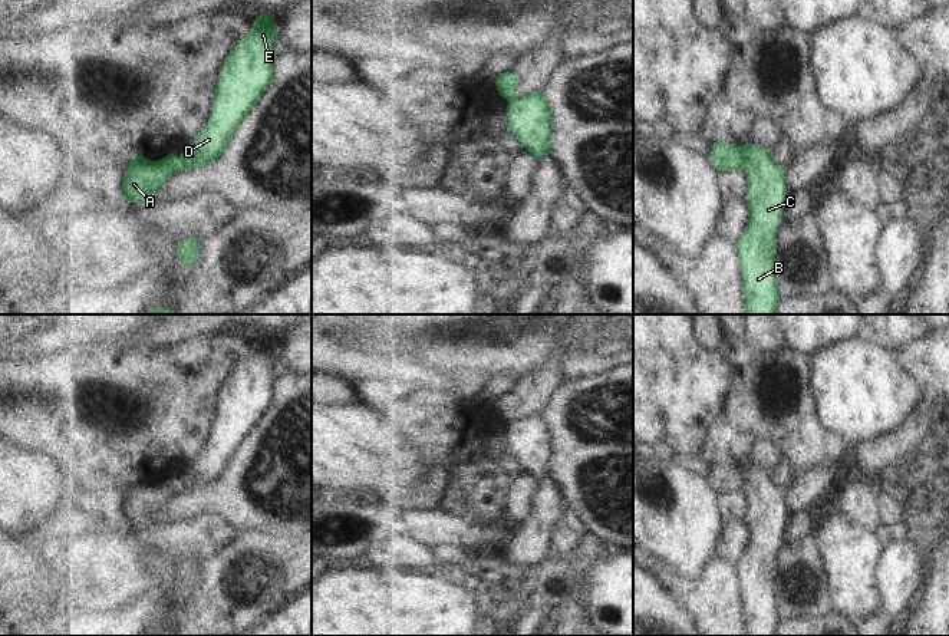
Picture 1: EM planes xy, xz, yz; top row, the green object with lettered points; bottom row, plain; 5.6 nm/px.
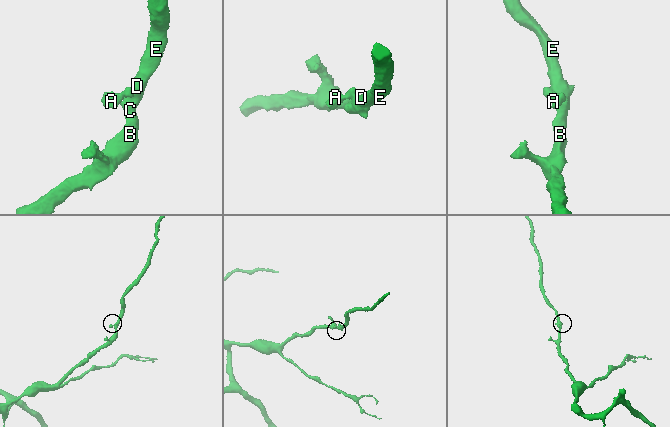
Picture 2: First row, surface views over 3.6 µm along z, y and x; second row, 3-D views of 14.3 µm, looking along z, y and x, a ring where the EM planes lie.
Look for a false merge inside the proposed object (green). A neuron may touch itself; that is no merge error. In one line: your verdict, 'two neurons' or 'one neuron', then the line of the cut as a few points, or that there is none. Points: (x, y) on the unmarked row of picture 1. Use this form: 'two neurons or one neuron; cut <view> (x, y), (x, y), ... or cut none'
two neurons; cut yz (738, 468), (741, 490)

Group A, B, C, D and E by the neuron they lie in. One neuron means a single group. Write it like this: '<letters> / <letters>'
A / B C D E

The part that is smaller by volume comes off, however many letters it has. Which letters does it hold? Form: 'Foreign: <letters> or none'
Foreign: A

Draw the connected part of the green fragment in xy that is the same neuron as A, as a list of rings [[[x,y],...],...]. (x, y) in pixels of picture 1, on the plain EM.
[[[187,469],[182,475],[168,475],[162,481],[151,482],[142,477],[131,481],[122,500],[122,518],[128,524],[149,525],[156,511],[174,495],[192,491],[197,481]]]

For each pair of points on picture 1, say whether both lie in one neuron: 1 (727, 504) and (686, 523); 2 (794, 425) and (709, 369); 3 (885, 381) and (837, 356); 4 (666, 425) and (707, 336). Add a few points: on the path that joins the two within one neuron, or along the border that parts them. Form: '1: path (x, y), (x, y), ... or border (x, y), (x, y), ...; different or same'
1: border (718, 494), (718, 511), (725, 523); different
2: border (718, 352), (731, 382), (728, 401), (721, 412); different
3: path (873, 381), (862, 381), (849, 368); same
4: border (692, 329), (697, 340), (704, 348), (718, 352); different

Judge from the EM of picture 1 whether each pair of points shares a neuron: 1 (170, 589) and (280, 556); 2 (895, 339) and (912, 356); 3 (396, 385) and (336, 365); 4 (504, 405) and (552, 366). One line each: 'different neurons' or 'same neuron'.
1: same neuron
2: different neurons
3: same neuron
4: same neuron

